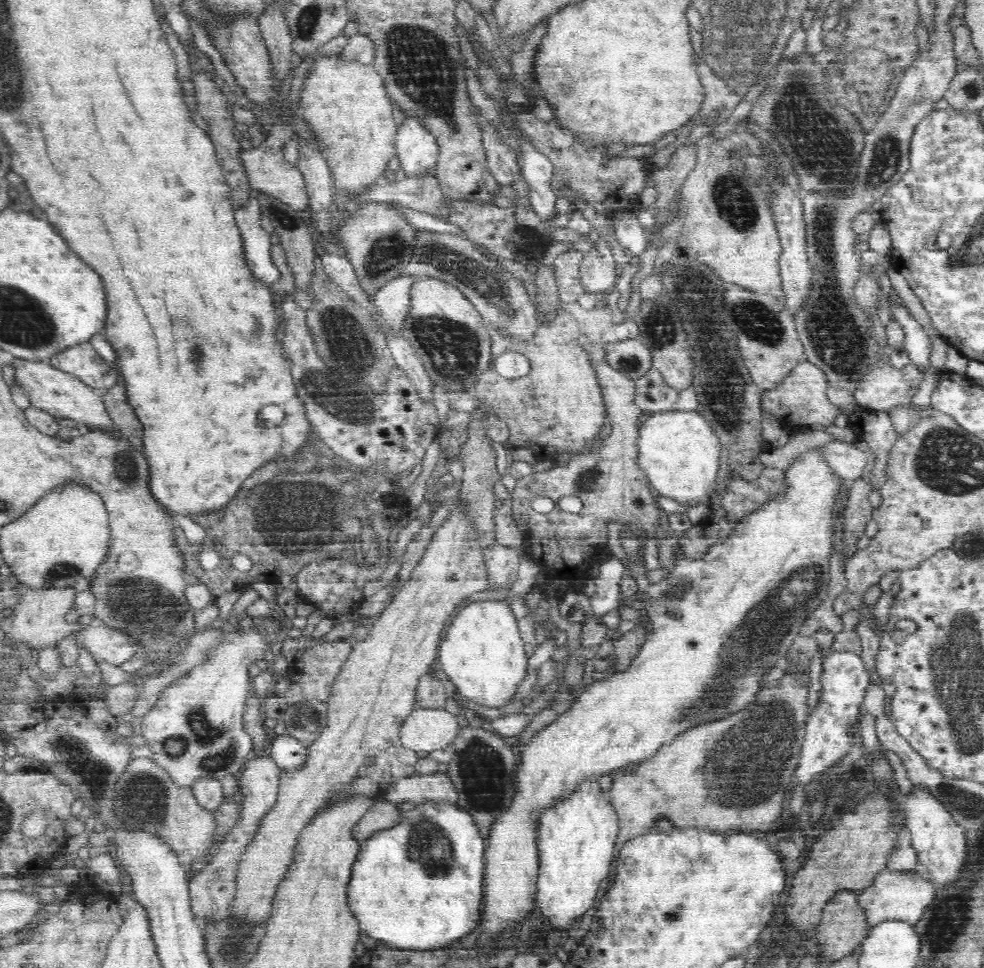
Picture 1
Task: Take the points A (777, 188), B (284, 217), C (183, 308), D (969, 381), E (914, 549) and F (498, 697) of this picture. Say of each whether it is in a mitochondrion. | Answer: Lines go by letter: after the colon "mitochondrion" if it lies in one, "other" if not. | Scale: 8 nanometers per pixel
A: mitochondrion
B: mitochondrion
C: mitochondrion
D: other
E: other
F: other

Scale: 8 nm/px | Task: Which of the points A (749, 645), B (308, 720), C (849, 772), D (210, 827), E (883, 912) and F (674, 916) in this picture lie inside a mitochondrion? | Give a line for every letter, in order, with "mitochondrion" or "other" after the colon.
A: mitochondrion
B: mitochondrion
C: other
D: other
E: other
F: mitochondrion

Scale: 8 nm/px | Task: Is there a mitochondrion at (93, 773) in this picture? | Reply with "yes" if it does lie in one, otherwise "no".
yes

